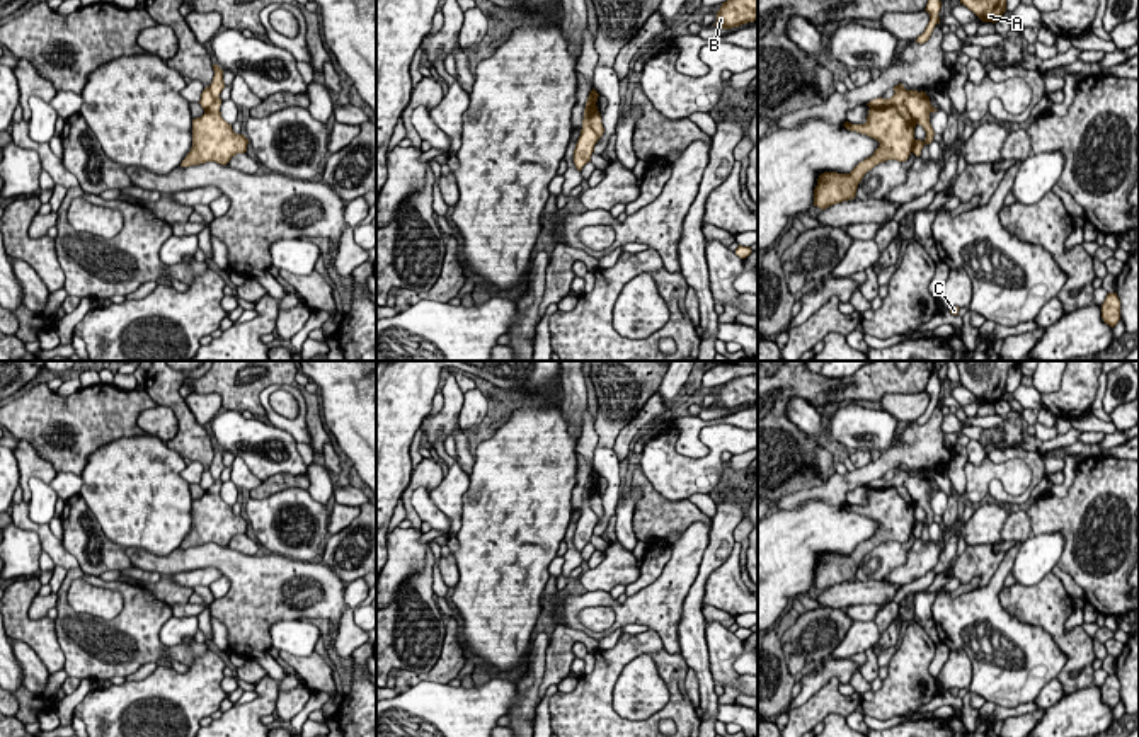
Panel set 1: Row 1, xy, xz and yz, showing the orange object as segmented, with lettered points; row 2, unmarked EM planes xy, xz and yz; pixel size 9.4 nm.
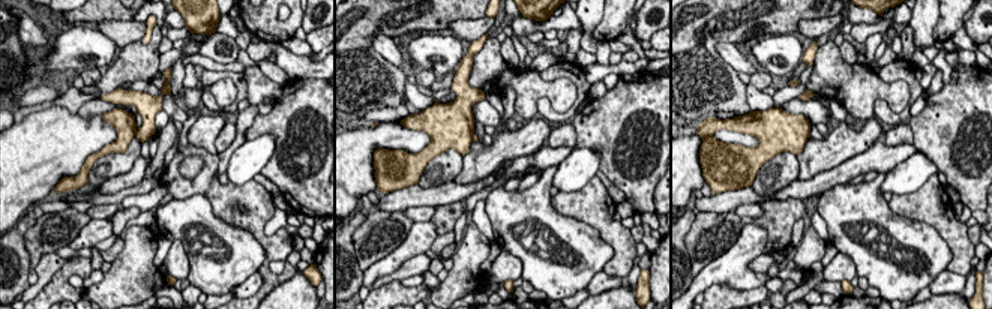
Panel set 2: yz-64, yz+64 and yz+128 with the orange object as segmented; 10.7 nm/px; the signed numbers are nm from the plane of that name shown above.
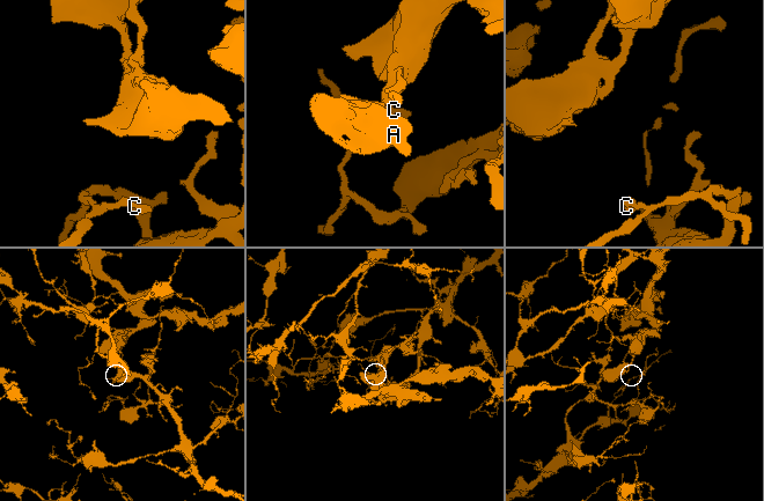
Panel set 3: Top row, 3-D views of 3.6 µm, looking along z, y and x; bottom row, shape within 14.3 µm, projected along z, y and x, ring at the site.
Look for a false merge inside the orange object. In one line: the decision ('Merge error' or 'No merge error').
Merge error

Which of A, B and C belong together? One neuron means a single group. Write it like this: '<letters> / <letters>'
A / B C

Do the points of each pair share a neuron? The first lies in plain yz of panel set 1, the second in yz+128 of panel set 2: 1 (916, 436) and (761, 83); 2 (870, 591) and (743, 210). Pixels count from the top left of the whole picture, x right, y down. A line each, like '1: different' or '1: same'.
1: different
2: different

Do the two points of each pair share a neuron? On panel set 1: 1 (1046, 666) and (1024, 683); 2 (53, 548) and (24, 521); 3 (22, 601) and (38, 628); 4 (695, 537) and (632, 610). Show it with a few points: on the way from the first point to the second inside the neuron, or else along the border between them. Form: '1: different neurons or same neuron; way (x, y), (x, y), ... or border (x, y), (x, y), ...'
1: same neuron; way (1041, 666), (1029, 678)
2: same neuron; way (48, 540), (33, 526)
3: same neuron; way (22, 608), (22, 617), (31, 625)
4: same neuron; way (686, 557), (683, 567), (652, 598)

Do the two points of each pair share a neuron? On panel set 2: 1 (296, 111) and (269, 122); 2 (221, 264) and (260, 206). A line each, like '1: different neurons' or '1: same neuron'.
1: same neuron
2: different neurons

